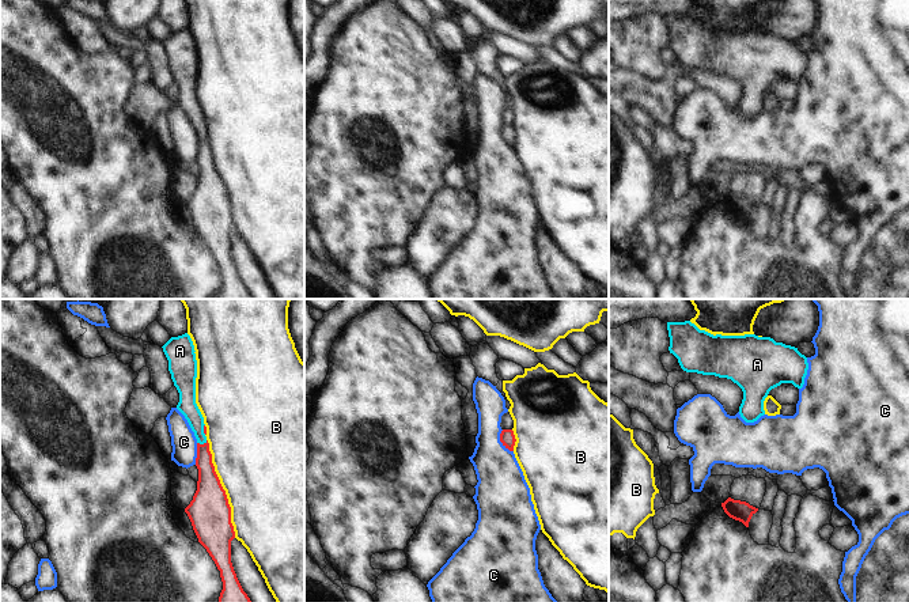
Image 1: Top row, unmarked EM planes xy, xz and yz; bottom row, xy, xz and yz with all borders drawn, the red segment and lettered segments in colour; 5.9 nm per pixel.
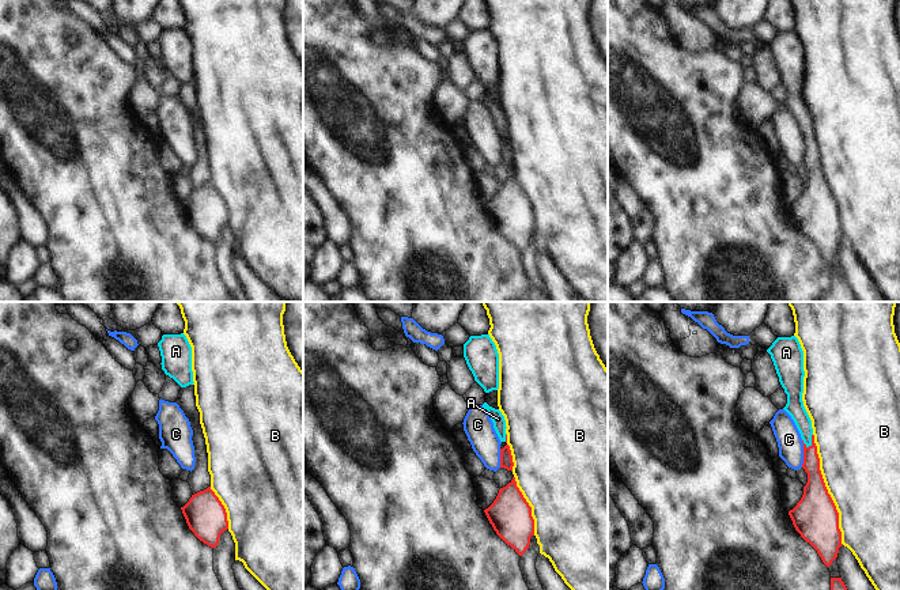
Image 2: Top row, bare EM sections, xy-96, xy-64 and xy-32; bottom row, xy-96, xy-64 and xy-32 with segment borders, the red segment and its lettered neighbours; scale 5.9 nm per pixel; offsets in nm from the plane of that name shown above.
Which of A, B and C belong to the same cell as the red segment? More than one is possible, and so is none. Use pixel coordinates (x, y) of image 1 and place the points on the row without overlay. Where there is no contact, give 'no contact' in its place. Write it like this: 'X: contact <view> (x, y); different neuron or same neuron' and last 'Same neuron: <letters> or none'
A: contact xy (201, 140); same neuron
B: contact xy (222, 184); different neuron
C: contact xz (502, 137); different neuron
Same neuron: A

